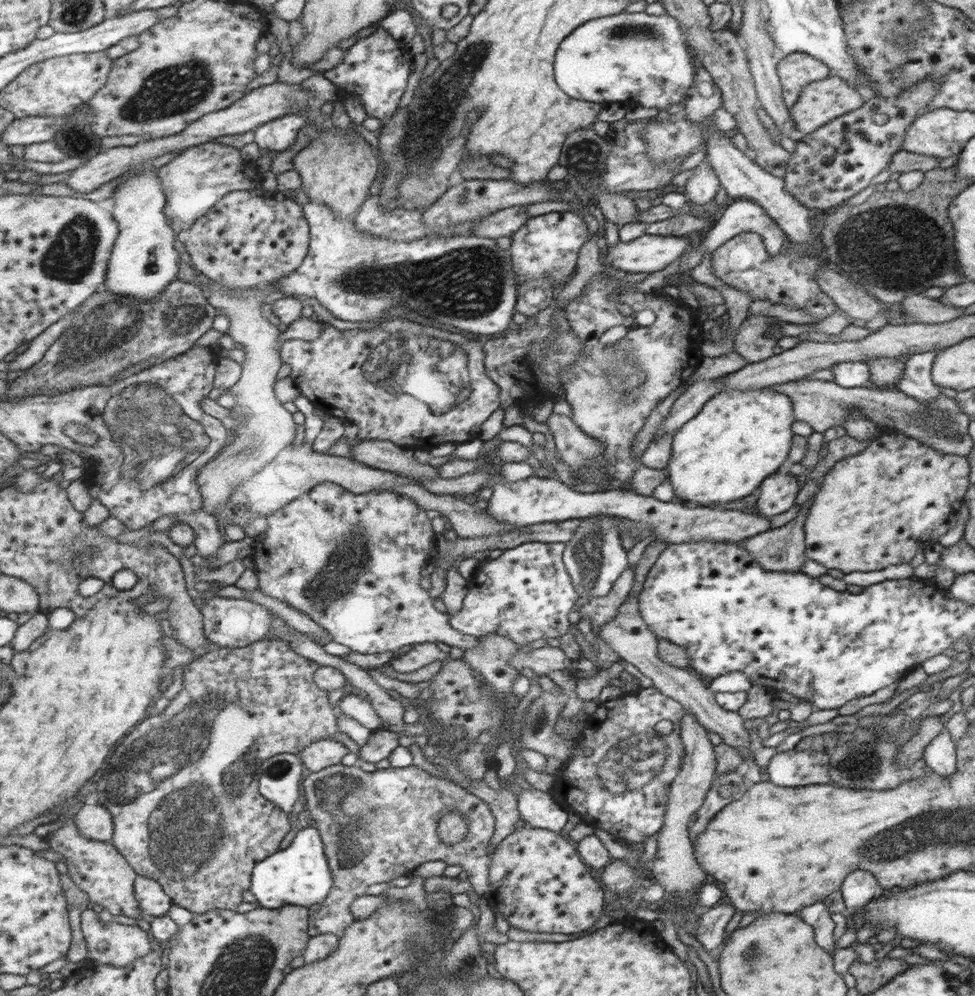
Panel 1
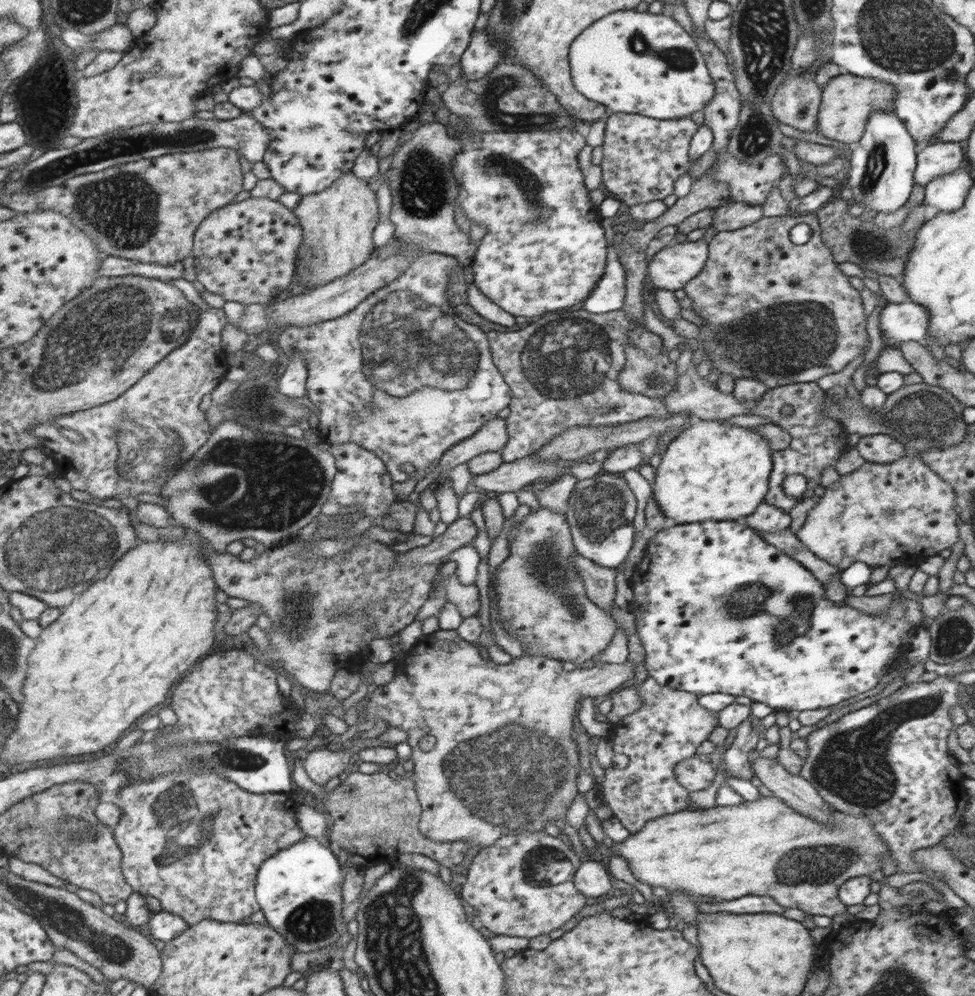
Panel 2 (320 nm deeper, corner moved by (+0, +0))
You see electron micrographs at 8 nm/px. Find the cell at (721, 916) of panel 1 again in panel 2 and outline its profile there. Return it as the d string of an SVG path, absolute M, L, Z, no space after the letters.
M745 895L719 902L719 904L699 904L701 913L729 912L729 914L757 914L773 913L781 915L784 908L777 904L770 896Z

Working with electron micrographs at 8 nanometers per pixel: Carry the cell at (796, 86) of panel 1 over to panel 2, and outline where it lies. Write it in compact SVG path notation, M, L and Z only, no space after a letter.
M800 74L788 77L787 80L781 82L773 93L770 109L775 119L791 128L796 128L801 132L816 132L816 116L819 111L819 88L813 82L813 74L807 76L807 80L803 80Z

